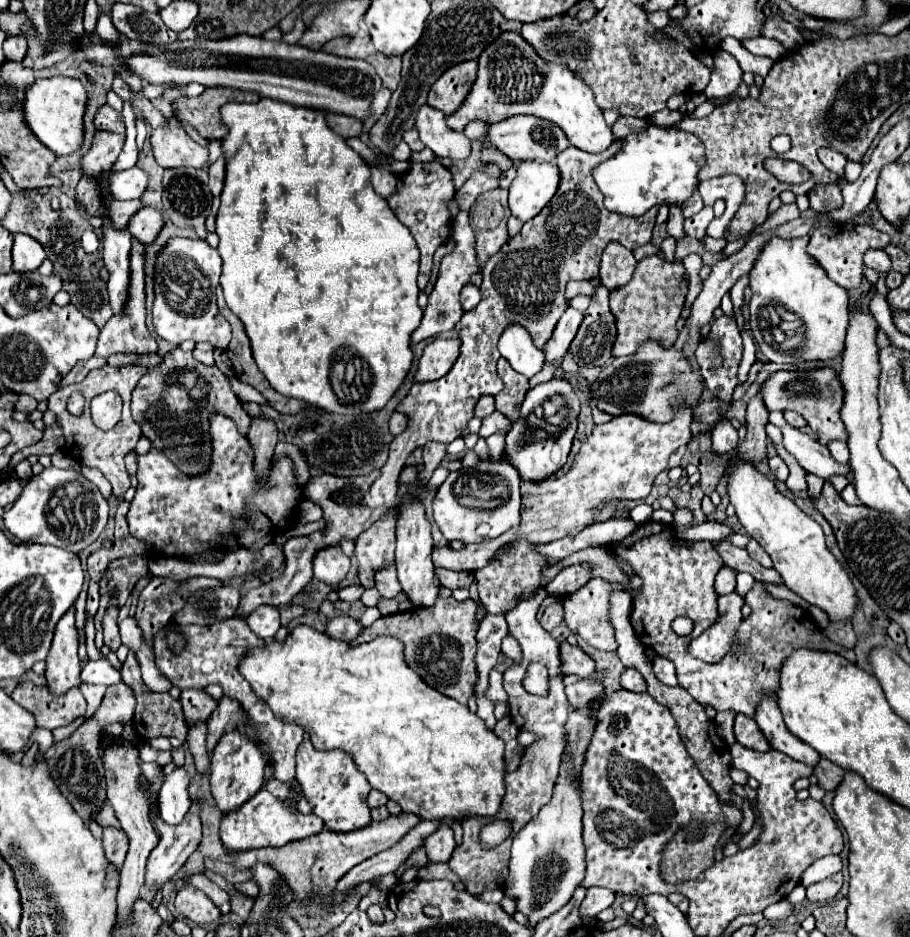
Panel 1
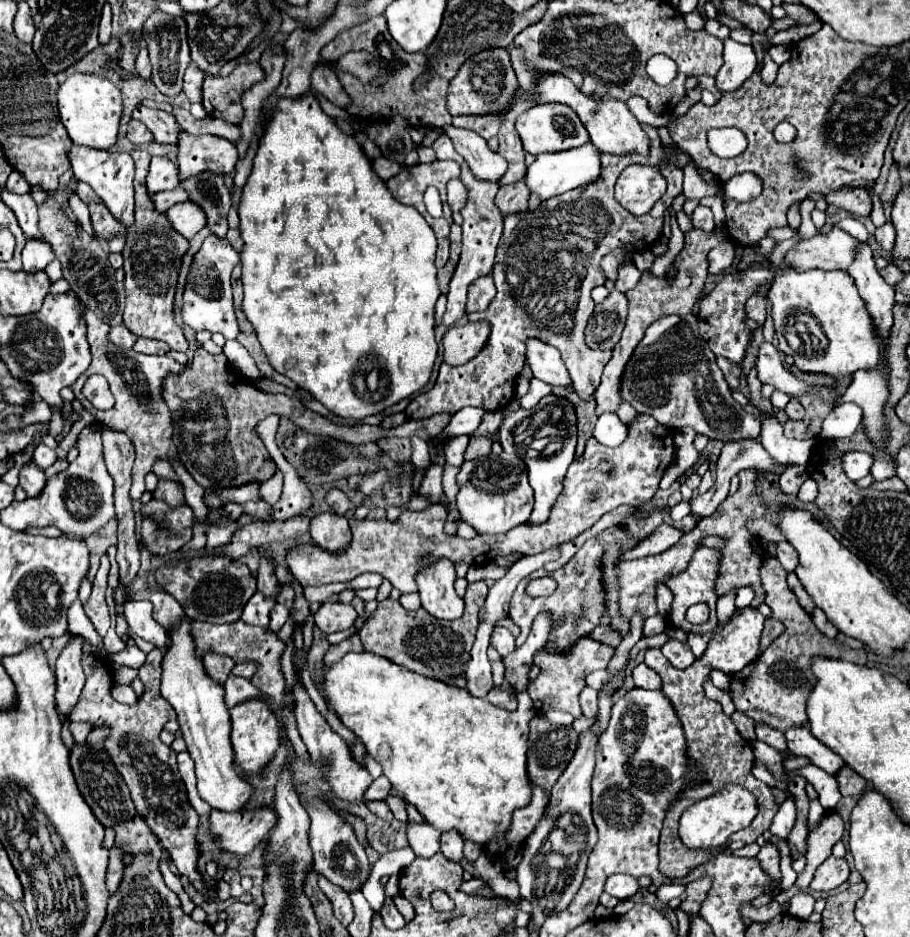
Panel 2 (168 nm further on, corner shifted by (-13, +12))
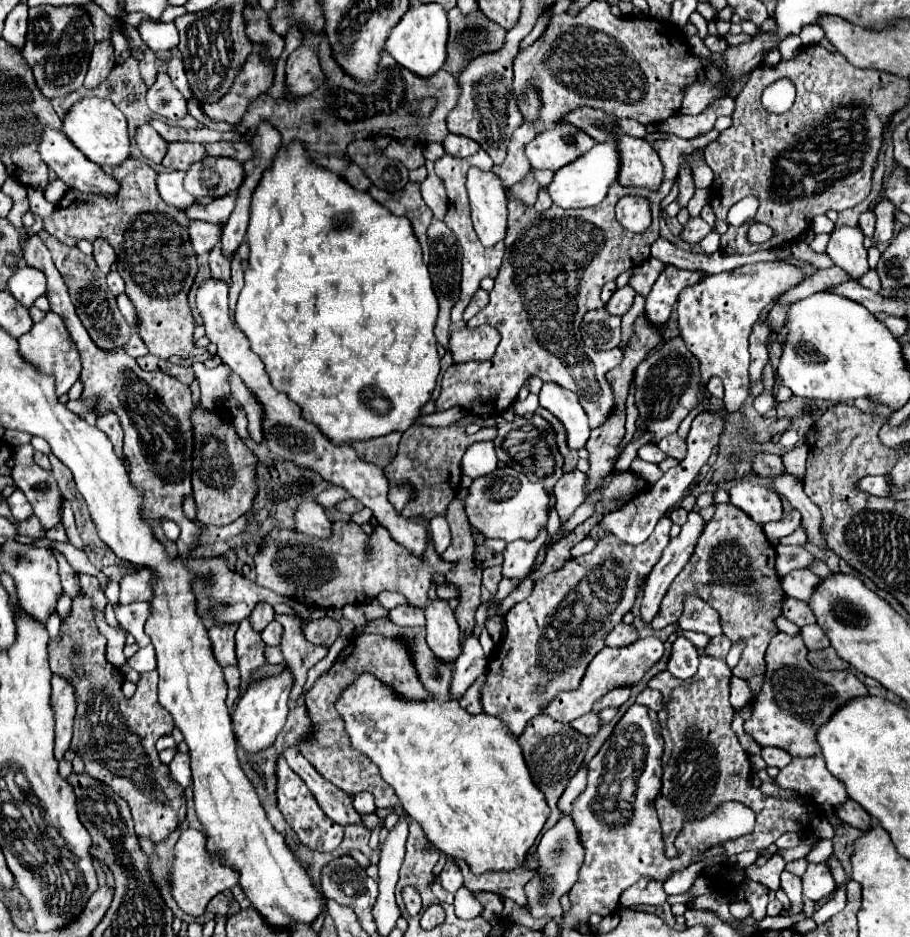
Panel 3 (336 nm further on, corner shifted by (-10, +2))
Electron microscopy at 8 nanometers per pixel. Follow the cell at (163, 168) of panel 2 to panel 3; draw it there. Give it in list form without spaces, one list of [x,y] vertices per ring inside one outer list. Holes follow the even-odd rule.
[[[171,171],[171,173],[157,173],[157,191],[161,199],[173,207],[185,209],[195,199],[183,189],[183,171]]]

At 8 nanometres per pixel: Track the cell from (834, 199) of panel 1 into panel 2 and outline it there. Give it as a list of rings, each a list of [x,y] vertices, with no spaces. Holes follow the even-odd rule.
[[[842,187],[842,191],[832,191],[826,195],[826,201],[830,205],[842,207],[854,215],[870,215],[872,211],[872,199],[866,193],[866,189],[852,189],[852,187]]]

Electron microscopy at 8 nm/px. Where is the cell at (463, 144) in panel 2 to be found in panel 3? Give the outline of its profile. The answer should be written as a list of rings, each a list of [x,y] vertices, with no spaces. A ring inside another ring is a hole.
[[[471,167],[467,173],[467,193],[471,201],[471,219],[475,233],[485,247],[505,239],[507,197],[503,181],[493,171]]]

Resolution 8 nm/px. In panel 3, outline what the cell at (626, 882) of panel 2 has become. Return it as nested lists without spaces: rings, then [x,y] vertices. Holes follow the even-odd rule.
[[[637,881],[629,889],[625,889],[619,897],[621,907],[637,907],[637,905],[663,905],[667,901],[667,893],[663,891],[663,883],[659,881]]]

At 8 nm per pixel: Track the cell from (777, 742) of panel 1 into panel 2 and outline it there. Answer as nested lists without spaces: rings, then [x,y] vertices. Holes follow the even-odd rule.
[[[808,727],[788,729],[786,739],[788,739],[788,753],[790,755],[806,757],[812,765],[824,769],[830,775],[836,775],[844,767],[842,757],[838,757],[834,751],[830,751],[818,739],[814,739],[814,735],[810,735]]]

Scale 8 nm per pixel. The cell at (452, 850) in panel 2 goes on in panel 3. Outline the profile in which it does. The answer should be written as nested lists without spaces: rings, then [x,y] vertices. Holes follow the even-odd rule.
[[[447,861],[443,871],[439,873],[439,883],[443,885],[443,889],[455,893],[461,885],[463,885],[463,875],[461,875],[461,869],[453,863],[453,861]]]

